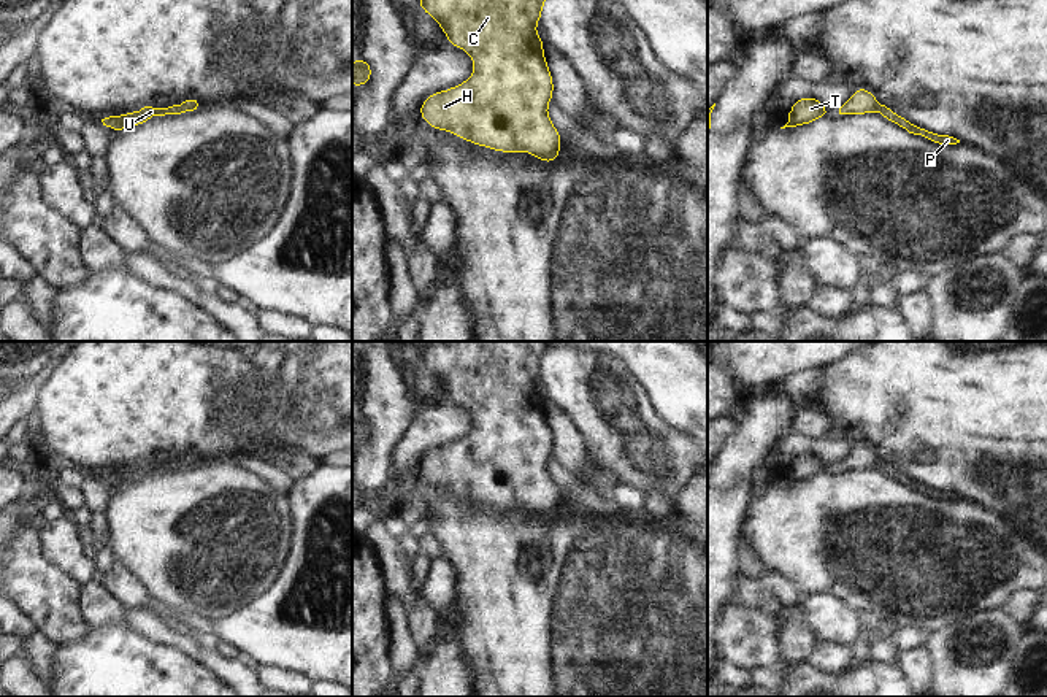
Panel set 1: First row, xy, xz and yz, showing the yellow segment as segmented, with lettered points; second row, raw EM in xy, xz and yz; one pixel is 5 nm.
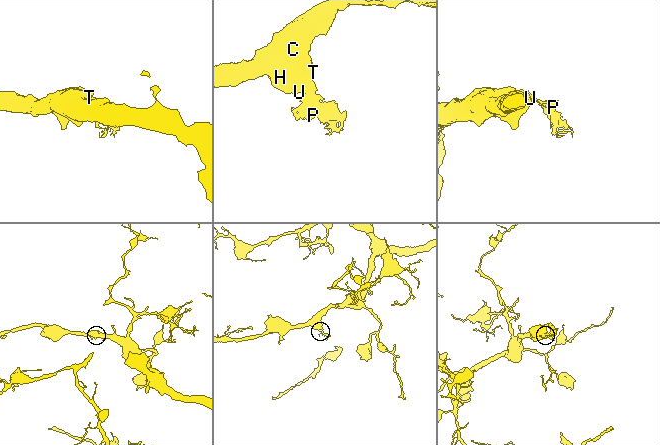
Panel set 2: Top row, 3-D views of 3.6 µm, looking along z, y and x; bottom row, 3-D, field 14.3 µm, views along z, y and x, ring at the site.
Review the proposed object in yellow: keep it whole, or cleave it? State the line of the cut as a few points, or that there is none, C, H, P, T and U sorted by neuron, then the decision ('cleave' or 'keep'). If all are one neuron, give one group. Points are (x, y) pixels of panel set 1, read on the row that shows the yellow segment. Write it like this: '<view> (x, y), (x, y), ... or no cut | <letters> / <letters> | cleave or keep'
xz (557, 151), (536, 156) | C H T U / P | cleave

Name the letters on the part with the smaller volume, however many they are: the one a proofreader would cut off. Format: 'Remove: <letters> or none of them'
Remove: P

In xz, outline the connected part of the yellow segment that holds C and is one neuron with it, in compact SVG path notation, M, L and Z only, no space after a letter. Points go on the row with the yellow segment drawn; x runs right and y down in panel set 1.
M417 0L419 6L433 17L439 27L443 29L444 35L449 38L447 46L465 49L473 59L473 76L468 81L457 84L447 90L433 92L427 95L424 103L419 106L417 113L422 119L433 129L433 130L446 130L452 132L455 137L474 143L477 146L490 148L498 152L528 152L535 156L549 154L549 152L560 152L562 149L562 138L557 127L550 122L547 116L547 105L552 102L554 95L554 78L547 67L543 48L544 40L536 35L535 25L541 22L541 11L544 8L544 0Z

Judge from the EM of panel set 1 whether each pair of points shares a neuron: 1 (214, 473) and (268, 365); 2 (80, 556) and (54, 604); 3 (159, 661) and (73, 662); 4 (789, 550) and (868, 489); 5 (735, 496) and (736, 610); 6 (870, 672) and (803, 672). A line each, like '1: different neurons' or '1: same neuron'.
1: different neurons
2: different neurons
3: same neuron
4: same neuron
5: different neurons
6: same neuron

